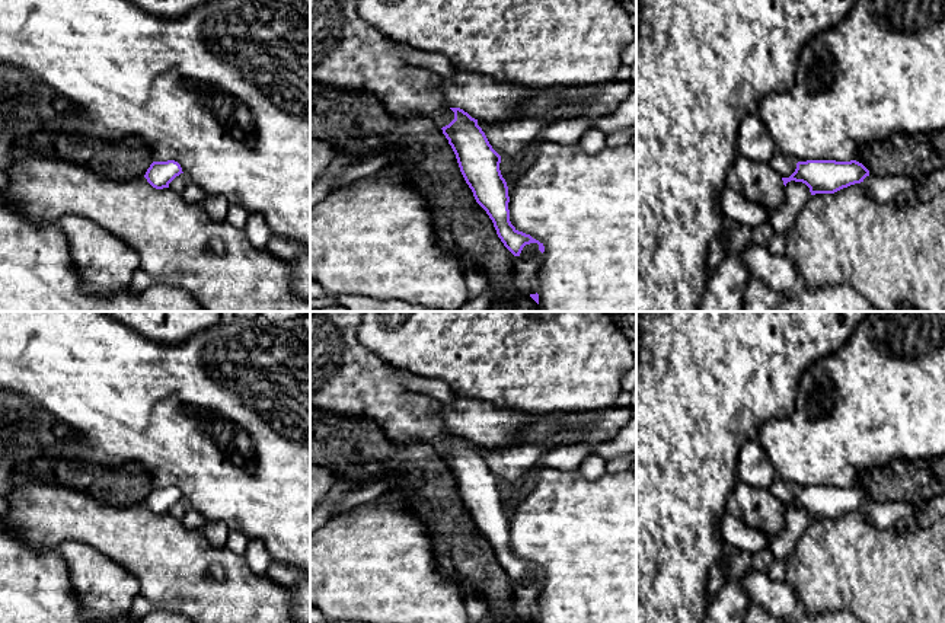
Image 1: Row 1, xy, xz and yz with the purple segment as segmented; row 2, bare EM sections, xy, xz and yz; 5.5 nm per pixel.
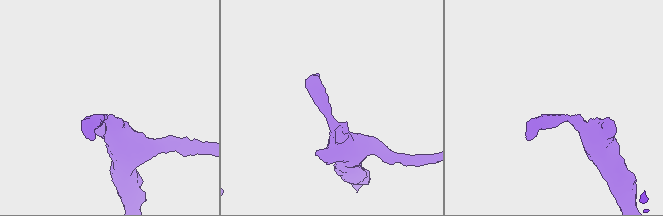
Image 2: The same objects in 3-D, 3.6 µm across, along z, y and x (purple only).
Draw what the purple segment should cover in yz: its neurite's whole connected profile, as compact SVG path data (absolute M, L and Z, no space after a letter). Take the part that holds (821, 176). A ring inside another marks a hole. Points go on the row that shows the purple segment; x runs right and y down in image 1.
M807 160L798 162L795 172L789 178L782 178L783 185L788 182L802 182L810 188L811 195L834 194L843 188L863 182L869 170L859 162L836 160Z

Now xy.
M175 160L153 162L147 169L144 178L153 188L163 189L169 188L169 183L181 173L183 173L182 167Z

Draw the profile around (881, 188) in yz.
M869 175L863 179L863 186L877 202L890 202L898 194L913 189L928 180L929 175L919 178L906 176L877 176Z

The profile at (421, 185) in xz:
M310 80L310 137L333 144L348 157L387 156L393 159L392 166L408 164L414 175L411 188L432 205L431 215L438 245L466 268L479 265L488 284L495 288L495 303L489 312L542 312L530 294L514 287L514 255L498 237L486 211L476 202L438 125L419 116L392 115L371 93Z

